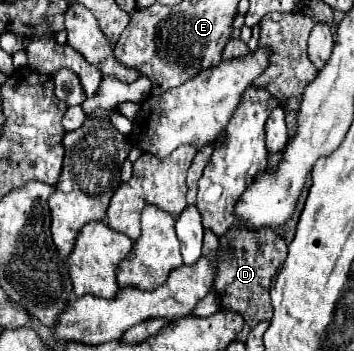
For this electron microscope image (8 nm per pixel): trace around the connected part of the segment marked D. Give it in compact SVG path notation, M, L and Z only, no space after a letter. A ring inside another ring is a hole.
M263 227L261 231L235 231L231 239L229 253L229 231L219 237L219 275L215 279L215 291L221 299L221 309L239 313L249 327L259 321L271 319L271 301L269 301L269 285L279 265L285 261L287 243L279 237L271 227Z

